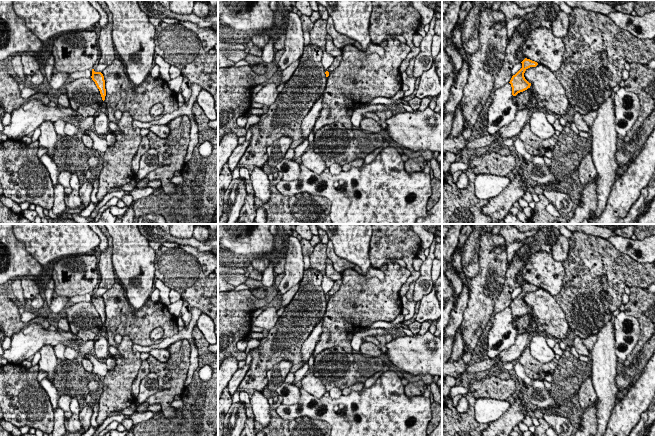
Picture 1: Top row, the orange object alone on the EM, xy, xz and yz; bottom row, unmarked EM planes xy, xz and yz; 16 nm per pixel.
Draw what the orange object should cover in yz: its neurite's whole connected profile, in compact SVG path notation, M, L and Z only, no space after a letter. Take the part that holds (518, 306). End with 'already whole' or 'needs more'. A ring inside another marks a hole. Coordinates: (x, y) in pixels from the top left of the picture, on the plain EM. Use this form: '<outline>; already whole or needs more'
M525 282L522 286L522 292L512 300L510 304L510 308L512 311L512 319L516 320L518 317L523 316L530 312L531 307L529 307L525 301L524 297L525 295L530 291L536 291L538 289L537 286L532 285L530 283Z; already whole

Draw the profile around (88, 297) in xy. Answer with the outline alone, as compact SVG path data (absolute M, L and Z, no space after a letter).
M92 294L80 295L80 296L72 296L69 298L69 304L76 304L80 302L91 302Z

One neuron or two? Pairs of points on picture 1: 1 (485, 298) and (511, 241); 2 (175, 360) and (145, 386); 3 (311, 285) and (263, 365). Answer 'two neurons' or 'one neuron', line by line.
1: two neurons
2: two neurons
3: one neuron

